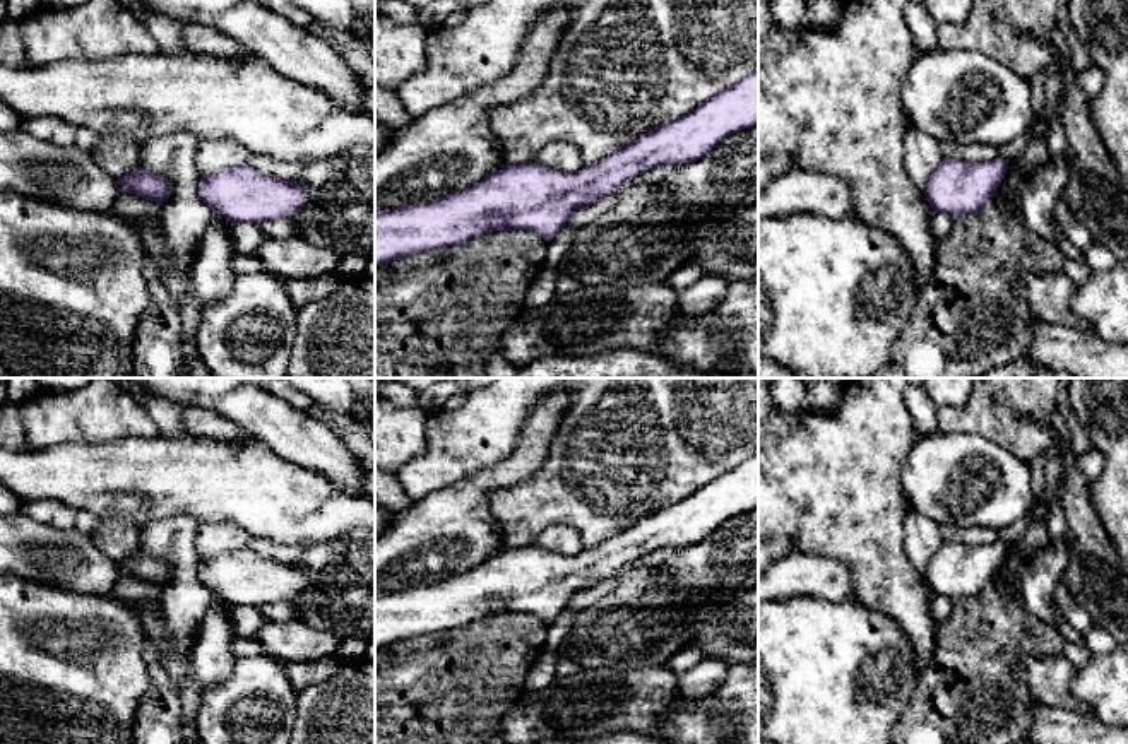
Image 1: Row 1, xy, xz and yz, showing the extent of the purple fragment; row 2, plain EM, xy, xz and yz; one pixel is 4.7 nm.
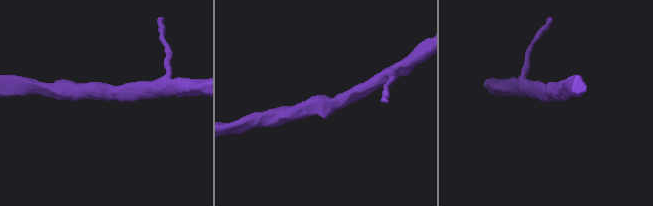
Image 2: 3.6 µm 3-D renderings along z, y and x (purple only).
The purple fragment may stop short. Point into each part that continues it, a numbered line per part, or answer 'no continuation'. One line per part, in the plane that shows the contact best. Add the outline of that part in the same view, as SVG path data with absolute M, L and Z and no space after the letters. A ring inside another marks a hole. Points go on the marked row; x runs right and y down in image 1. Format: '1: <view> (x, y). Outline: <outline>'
no continuation

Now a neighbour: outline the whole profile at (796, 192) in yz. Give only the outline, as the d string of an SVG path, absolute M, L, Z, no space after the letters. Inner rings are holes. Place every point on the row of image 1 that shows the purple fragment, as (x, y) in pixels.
M793 169L772 180L758 195L758 217L811 214L828 219L852 216L851 186L825 173Z

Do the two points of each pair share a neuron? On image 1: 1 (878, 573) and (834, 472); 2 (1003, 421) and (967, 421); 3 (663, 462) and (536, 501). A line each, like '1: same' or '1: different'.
1: same
2: same
3: same

